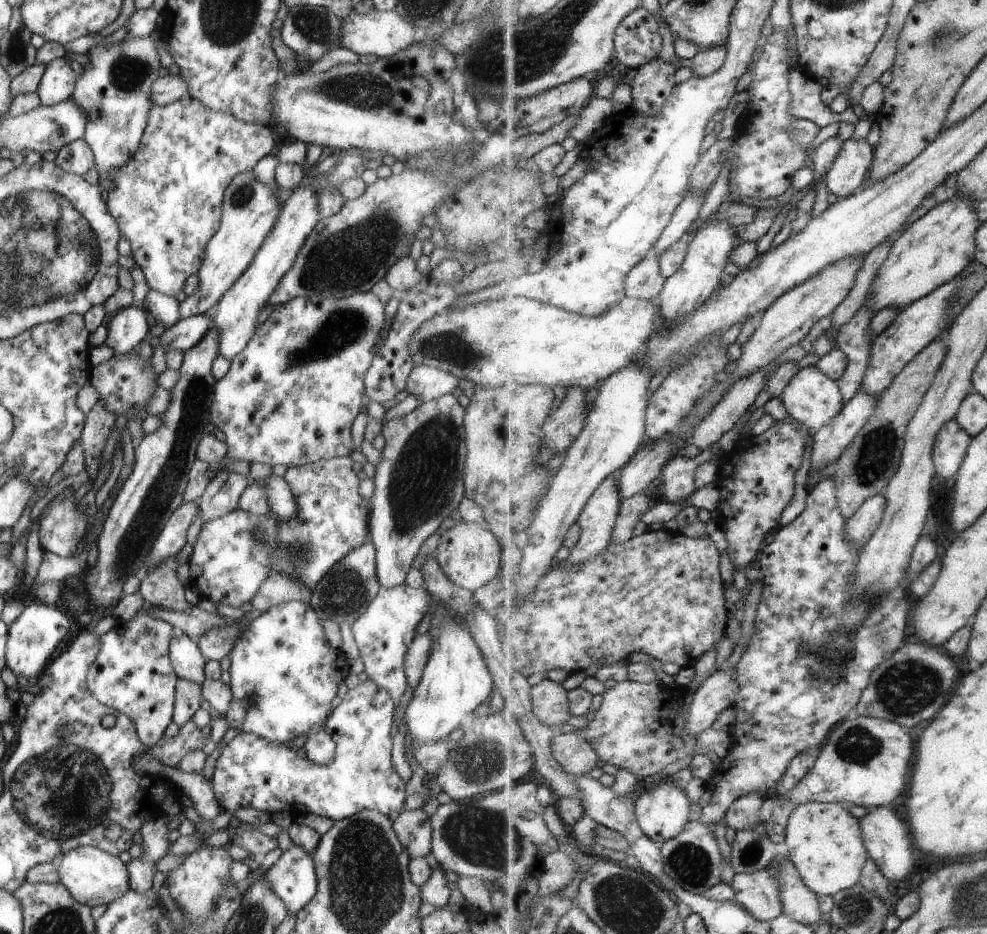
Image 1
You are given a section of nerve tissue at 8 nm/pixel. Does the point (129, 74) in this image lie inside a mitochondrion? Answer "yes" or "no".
yes

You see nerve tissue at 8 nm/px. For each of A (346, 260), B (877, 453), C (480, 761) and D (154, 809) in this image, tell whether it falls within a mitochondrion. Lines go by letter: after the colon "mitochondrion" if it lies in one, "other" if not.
A: mitochondrion
B: mitochondrion
C: mitochondrion
D: other

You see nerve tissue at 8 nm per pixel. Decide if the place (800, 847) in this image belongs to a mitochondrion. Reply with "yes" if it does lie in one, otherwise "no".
no

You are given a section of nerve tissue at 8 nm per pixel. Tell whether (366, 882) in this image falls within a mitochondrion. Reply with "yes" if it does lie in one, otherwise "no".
yes

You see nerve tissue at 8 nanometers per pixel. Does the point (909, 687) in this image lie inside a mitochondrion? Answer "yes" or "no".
yes

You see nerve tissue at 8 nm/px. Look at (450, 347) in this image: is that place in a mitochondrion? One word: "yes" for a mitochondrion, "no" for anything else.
yes

